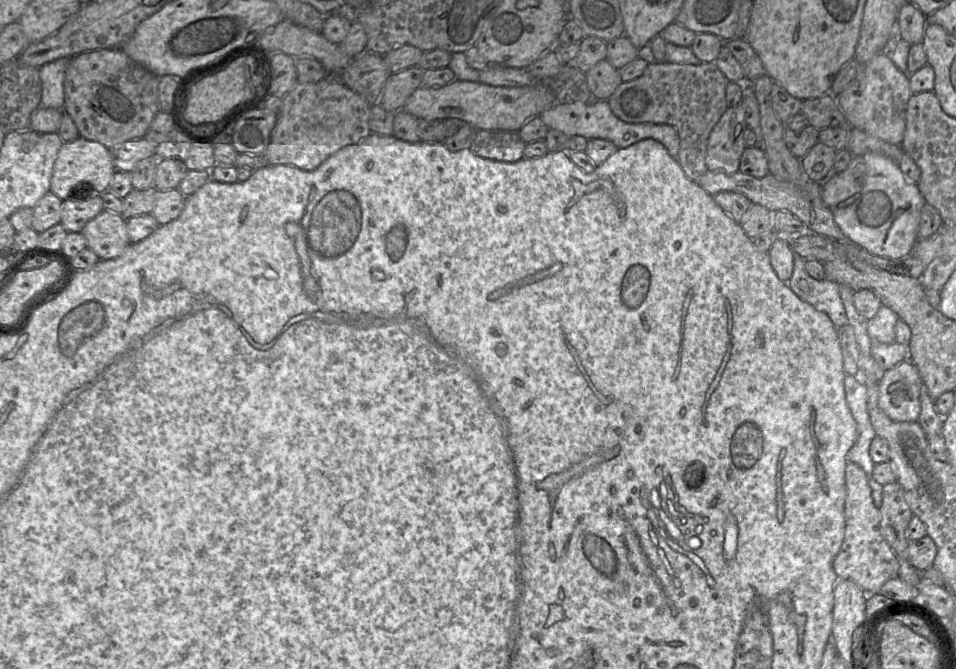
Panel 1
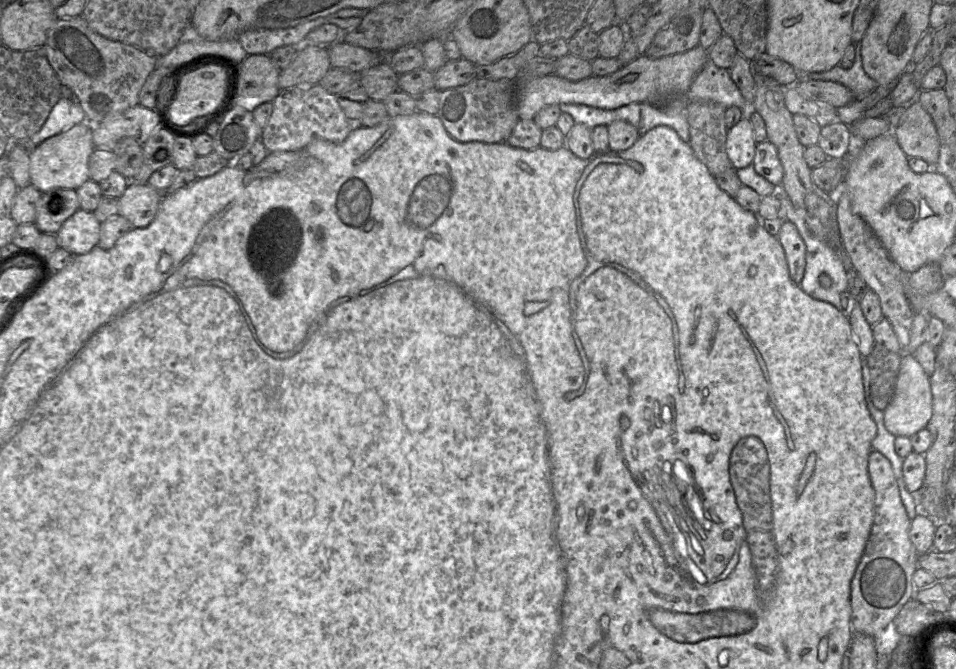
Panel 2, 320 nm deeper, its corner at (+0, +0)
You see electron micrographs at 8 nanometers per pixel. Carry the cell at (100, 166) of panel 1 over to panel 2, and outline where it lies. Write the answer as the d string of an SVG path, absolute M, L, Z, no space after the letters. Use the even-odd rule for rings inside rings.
M87 122L44 140L30 151L30 183L41 192L55 188L79 188L90 179L89 159L94 150L92 126Z

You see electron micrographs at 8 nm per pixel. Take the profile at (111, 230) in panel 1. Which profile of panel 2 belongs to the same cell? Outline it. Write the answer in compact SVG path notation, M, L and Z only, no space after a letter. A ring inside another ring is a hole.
M79 208L55 234L58 247L72 255L88 253L99 244L100 228L101 222L94 212Z

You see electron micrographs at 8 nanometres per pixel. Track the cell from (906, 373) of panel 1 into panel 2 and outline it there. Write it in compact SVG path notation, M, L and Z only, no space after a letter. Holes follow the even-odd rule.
M911 353L902 354L895 391L884 410L885 428L894 436L911 437L927 427L932 416L932 393L929 376Z

